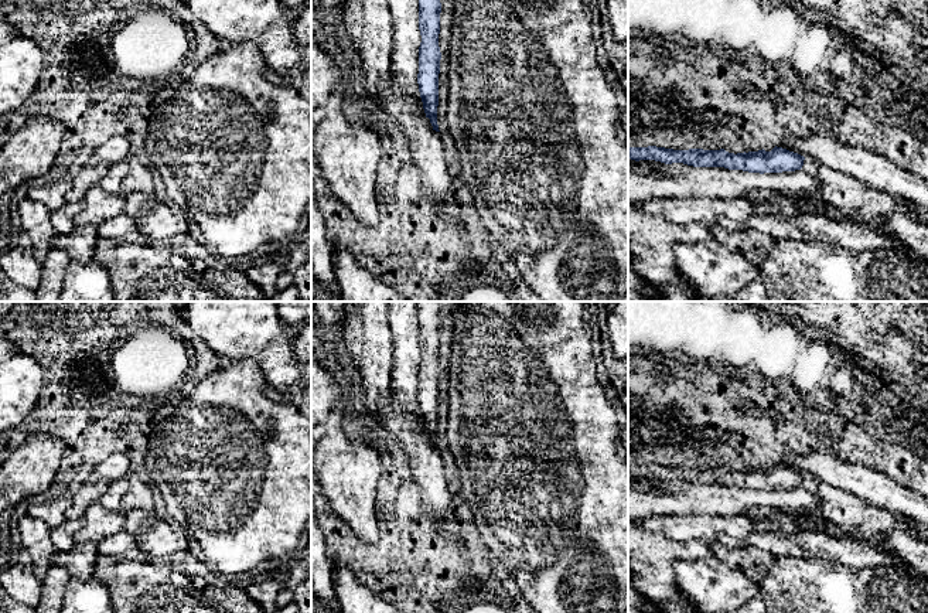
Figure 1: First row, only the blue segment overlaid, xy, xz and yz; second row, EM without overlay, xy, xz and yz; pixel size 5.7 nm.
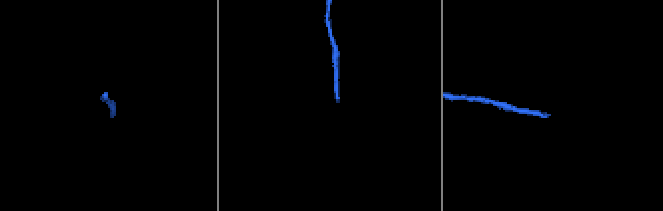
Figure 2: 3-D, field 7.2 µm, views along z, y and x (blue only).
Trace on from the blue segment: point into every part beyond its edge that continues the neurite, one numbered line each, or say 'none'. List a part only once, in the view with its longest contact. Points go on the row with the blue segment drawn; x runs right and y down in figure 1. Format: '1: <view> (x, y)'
1: yz (865, 204)

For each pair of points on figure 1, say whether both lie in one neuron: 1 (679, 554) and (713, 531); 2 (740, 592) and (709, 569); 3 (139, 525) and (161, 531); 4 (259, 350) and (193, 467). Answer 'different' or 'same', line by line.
1: different
2: same
3: same
4: different

